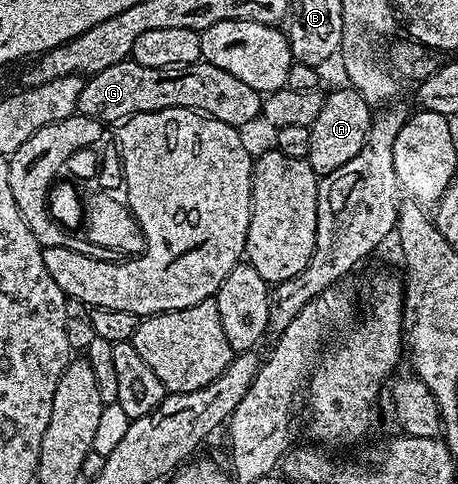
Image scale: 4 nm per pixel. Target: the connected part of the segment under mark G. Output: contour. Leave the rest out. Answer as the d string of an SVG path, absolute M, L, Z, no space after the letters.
M128 58L100 73L89 76L80 89L77 114L99 119L103 125L121 124L132 115L148 115L151 111L163 111L179 107L189 111L200 111L216 121L224 121L239 129L246 126L262 113L263 96L252 85L216 69L216 65L205 61L176 65L164 69L148 69L135 59Z

